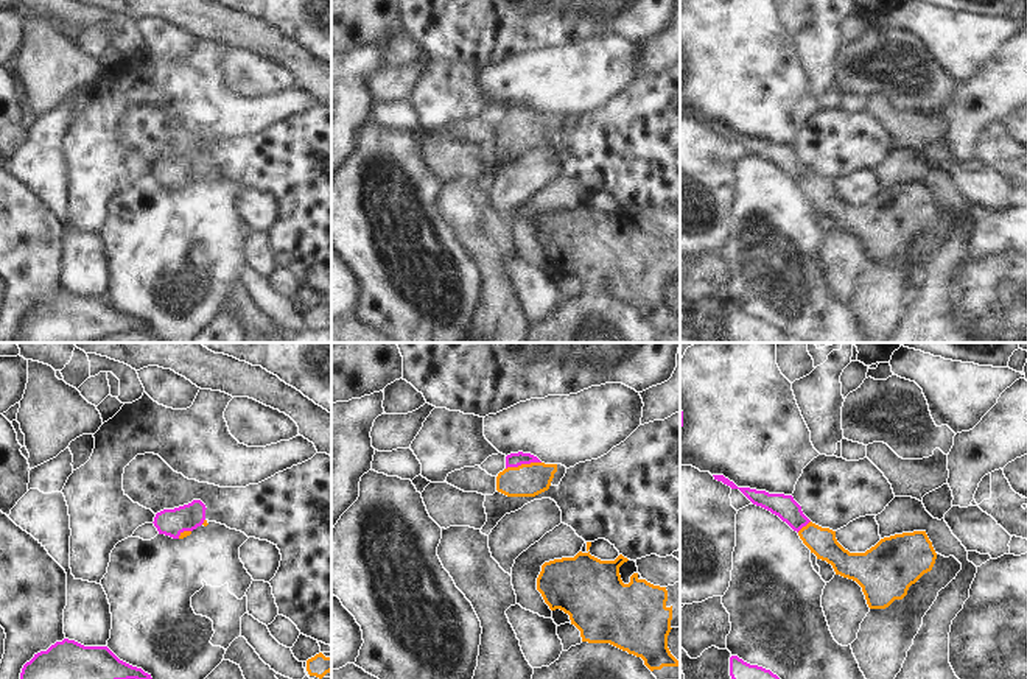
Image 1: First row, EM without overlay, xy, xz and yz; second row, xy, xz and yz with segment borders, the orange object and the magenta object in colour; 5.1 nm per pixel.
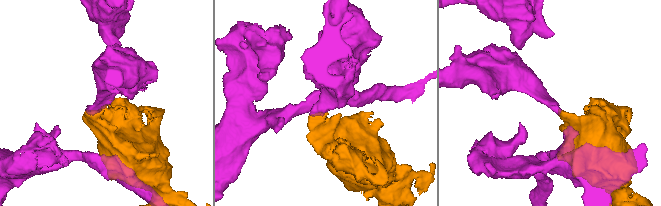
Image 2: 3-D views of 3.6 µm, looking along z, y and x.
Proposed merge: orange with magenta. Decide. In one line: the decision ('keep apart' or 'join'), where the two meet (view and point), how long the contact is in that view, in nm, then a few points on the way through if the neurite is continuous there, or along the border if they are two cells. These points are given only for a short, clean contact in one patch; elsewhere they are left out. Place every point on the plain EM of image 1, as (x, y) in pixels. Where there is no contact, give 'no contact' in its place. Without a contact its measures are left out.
join; contact xz (523, 116); length 190 nm; way xz (528, 131), (523, 116), (514, 111)

